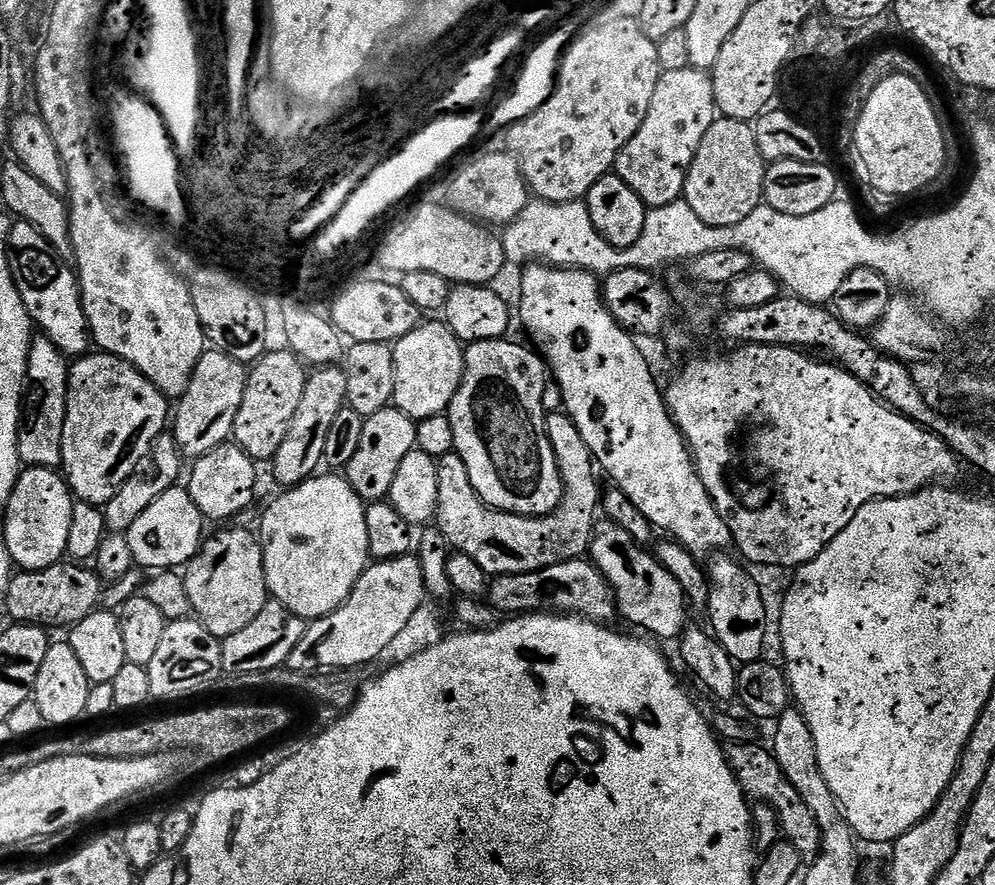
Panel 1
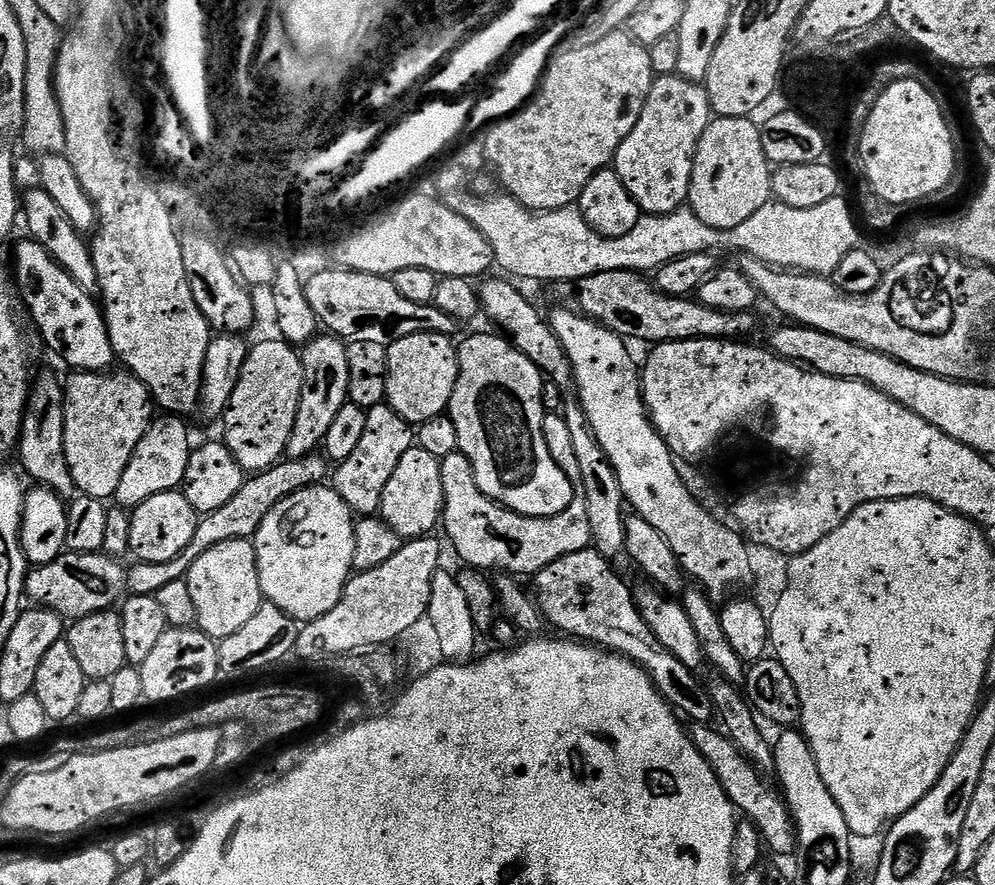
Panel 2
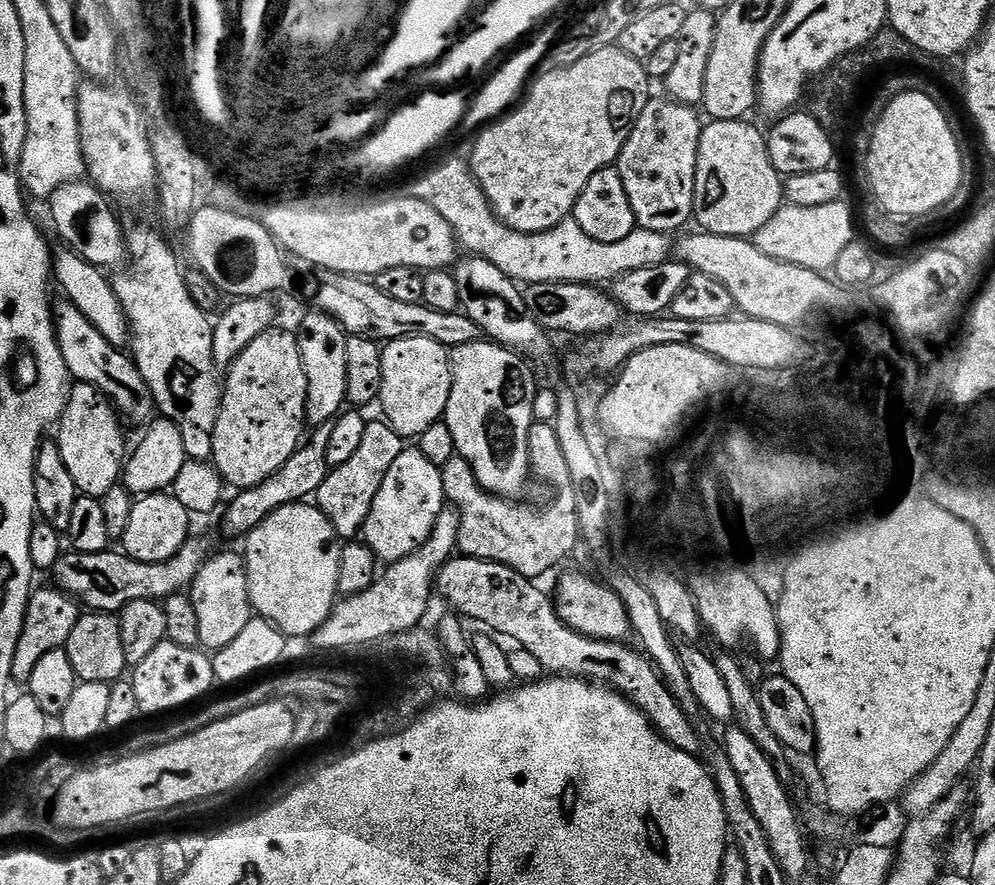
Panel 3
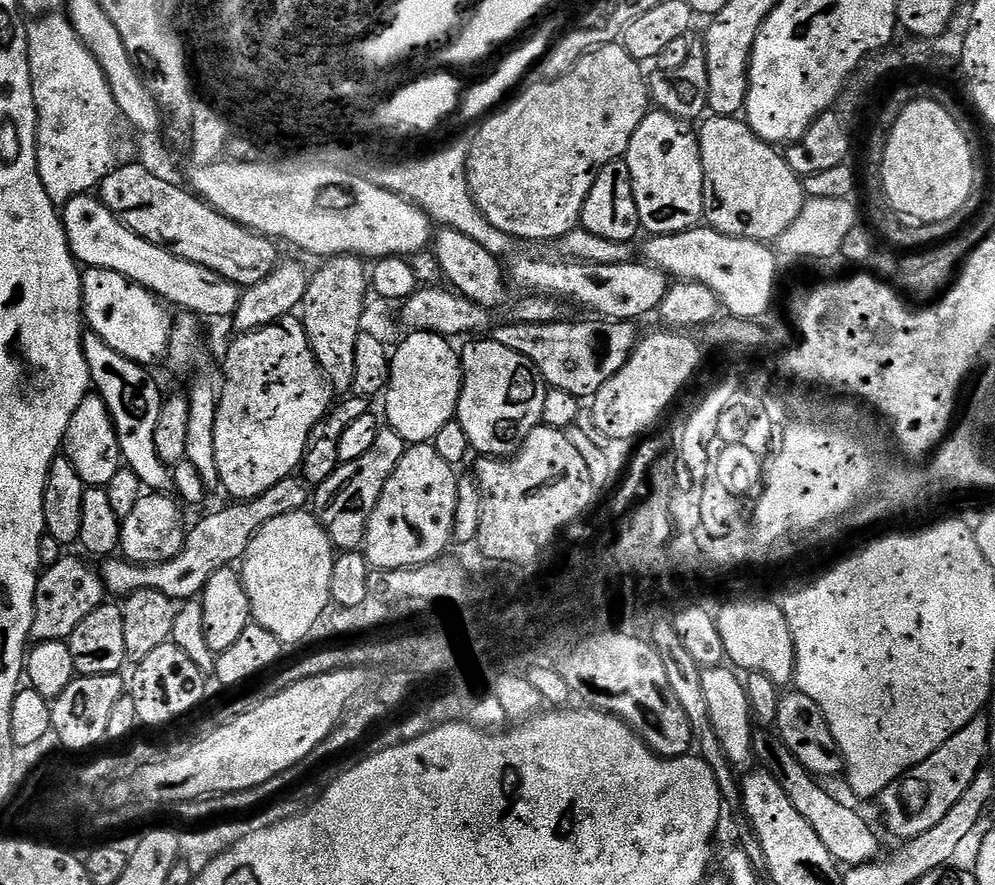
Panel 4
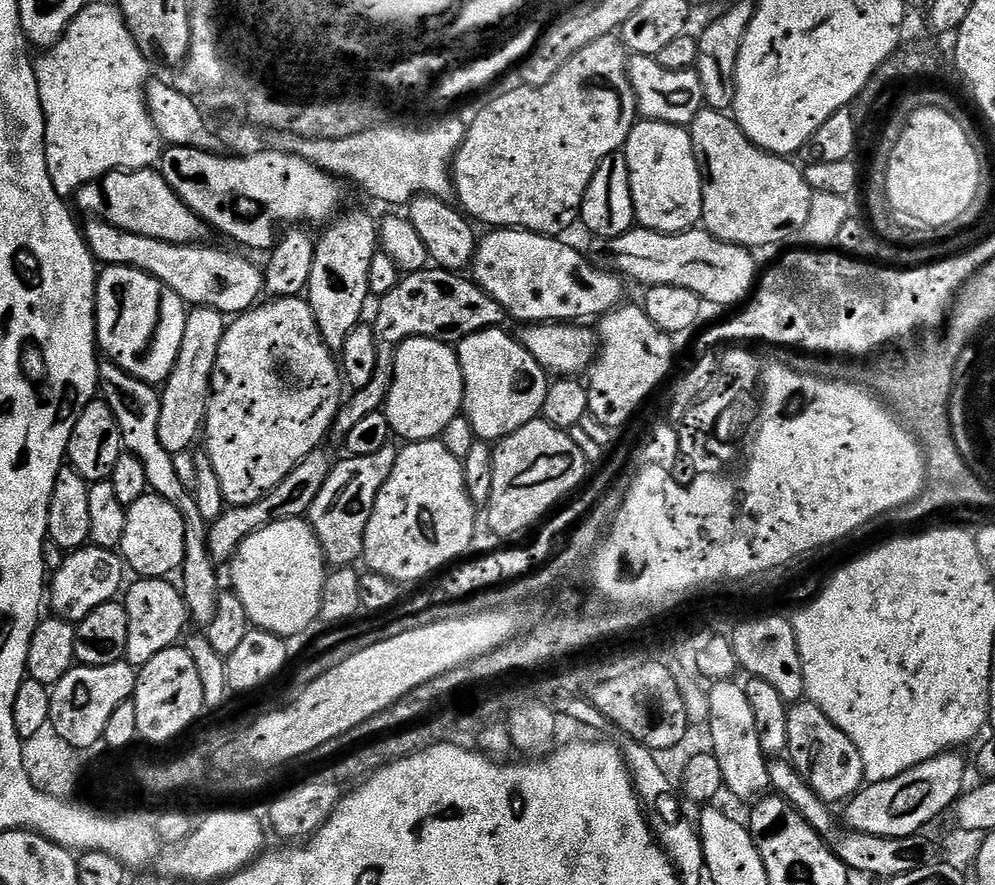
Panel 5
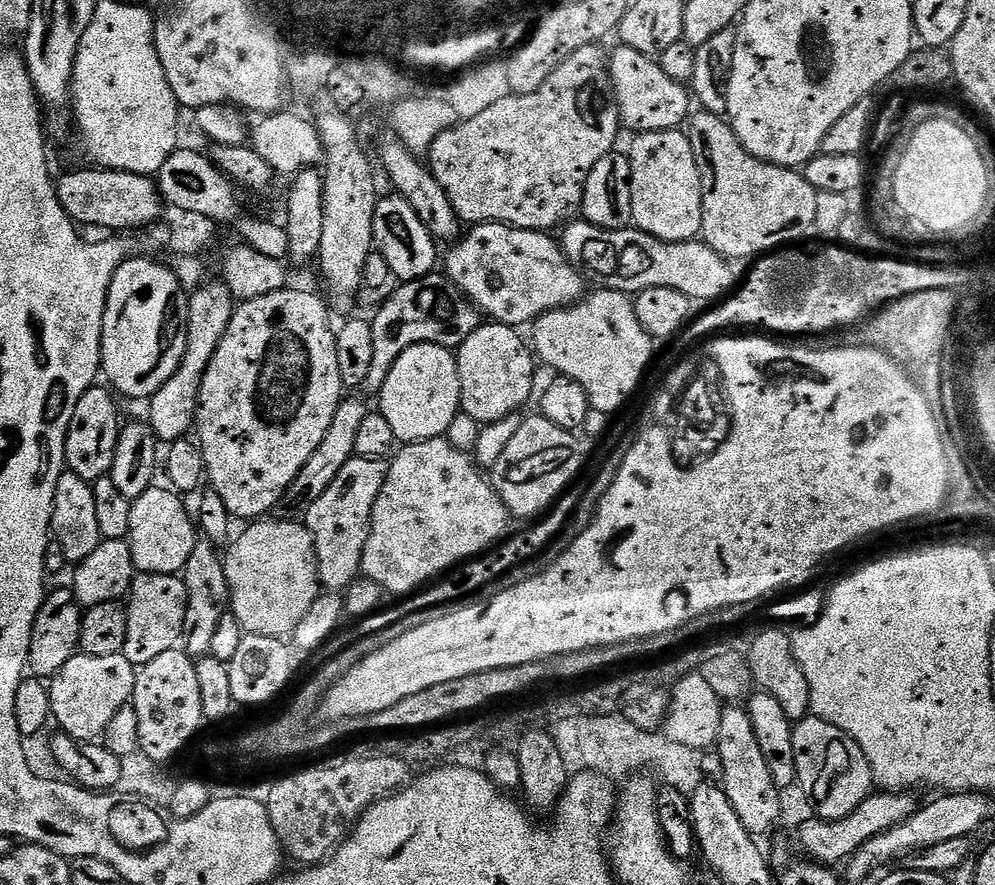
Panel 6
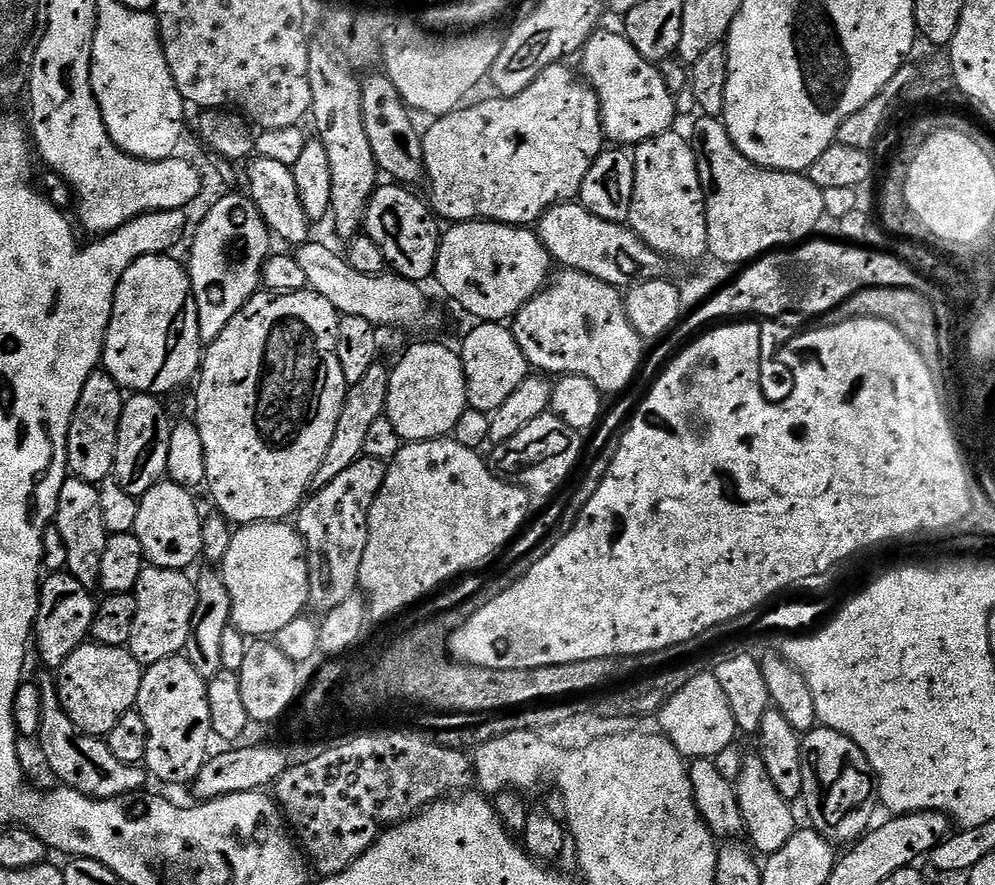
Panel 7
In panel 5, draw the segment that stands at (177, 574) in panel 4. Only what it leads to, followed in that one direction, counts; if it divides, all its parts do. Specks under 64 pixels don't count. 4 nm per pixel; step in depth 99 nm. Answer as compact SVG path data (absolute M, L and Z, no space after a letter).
M324 450L314 451L301 464L294 466L294 470L290 470L290 474L286 474L286 478L274 491L265 494L258 502L237 508L225 507L224 513L217 520L211 521L208 530L210 554L216 559L217 565L227 565L242 546L242 542L246 542L246 538L250 538L250 534L254 534L274 522L299 520L307 517L310 506L314 506L314 498L318 498L322 486L326 486L326 478L332 472L333 467L334 460L331 460Z

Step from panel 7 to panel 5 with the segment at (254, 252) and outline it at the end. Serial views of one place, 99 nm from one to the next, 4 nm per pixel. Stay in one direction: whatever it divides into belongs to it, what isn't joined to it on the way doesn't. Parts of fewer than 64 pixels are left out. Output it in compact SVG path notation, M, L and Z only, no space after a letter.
M193 307L186 318L182 346L174 370L168 375L160 392L158 442L168 452L187 452L196 436L201 435L204 417L208 414L208 397L212 391L212 371L218 358L218 346L224 337L226 317L213 308Z

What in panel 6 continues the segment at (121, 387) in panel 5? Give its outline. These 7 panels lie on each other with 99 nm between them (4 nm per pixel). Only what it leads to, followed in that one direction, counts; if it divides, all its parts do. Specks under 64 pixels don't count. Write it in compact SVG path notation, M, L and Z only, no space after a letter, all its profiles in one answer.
M203 538L197 539L194 550L190 550L190 558L186 558L182 579L186 586L186 622L182 644L189 656L203 658L210 653L210 642L218 631L218 622L222 622L230 608L228 579L217 545Z

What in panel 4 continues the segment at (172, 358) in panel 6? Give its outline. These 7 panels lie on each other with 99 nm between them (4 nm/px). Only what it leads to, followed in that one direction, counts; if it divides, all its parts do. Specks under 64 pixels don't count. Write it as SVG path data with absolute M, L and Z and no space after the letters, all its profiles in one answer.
M88 268L83 273L84 307L82 315L87 327L118 354L130 358L135 364L152 366L155 360L163 361L172 334L173 321L168 320L169 309L147 288L127 280L114 270Z

